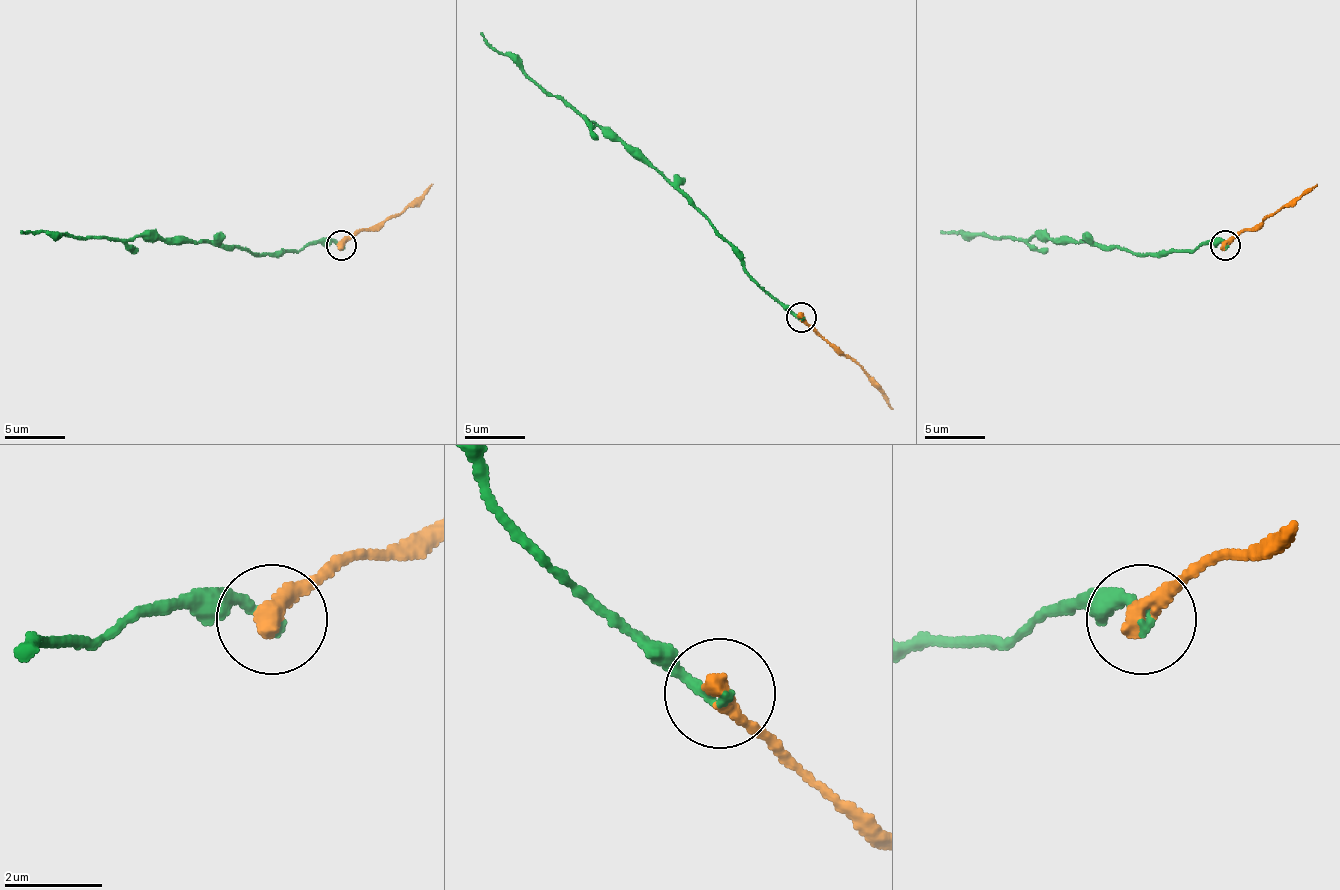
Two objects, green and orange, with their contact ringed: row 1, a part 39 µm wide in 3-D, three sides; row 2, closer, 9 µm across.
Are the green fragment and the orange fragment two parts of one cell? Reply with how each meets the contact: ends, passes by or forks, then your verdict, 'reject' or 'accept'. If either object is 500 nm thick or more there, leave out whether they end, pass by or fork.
green ends; orange ends; accept

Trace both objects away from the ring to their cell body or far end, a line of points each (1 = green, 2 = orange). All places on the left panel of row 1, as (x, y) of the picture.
1: (340, 246), (307, 243), (283, 252), (247, 252), (188, 243), (47, 231), (20, 234)
2: (340, 246), (397, 216), (433, 183)

